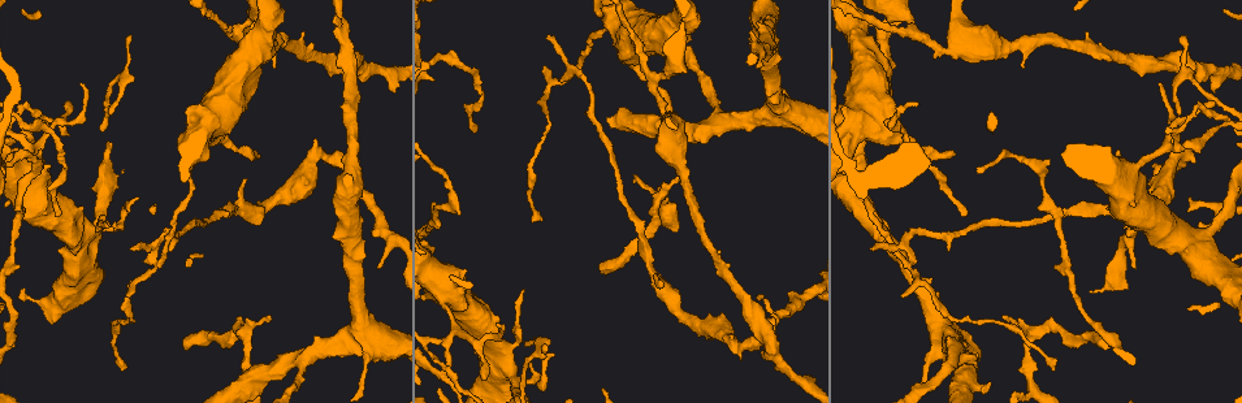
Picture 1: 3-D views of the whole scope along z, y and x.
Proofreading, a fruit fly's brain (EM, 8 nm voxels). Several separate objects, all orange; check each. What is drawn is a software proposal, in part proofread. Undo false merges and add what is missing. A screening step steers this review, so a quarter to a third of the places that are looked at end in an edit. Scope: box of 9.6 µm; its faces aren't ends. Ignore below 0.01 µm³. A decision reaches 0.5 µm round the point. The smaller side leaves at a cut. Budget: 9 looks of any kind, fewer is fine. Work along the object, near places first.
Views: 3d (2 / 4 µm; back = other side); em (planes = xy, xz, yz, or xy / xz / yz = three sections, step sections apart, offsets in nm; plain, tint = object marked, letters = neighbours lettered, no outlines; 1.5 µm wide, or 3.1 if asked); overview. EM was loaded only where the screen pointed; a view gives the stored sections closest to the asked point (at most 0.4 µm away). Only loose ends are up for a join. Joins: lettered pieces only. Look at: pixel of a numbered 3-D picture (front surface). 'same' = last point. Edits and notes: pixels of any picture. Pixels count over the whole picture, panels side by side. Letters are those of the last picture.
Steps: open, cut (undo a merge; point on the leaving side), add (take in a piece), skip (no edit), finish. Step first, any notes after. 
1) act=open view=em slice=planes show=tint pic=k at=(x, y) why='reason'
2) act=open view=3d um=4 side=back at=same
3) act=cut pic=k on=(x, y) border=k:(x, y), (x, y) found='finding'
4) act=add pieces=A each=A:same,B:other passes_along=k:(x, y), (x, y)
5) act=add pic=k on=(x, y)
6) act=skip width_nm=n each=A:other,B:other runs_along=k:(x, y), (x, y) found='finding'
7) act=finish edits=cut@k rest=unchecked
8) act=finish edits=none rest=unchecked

act=open view=em slice=planes show=letters pic=1 at=(651, 78) why='three-way junction'

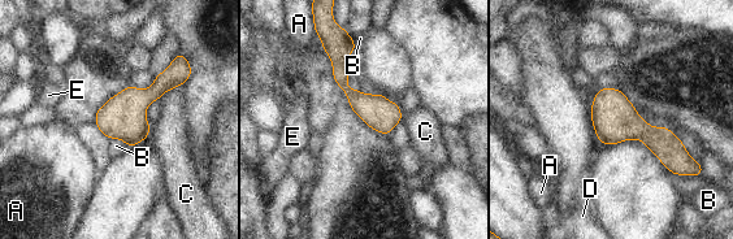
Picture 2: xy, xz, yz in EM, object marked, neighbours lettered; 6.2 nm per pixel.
act=skip longest_contact=C:170nm each=A:other,B:other,C:other,D:other,E:other border=2:(109, 139), (122, 139), (128, 147) found='continuous, no second neuron'

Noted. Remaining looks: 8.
act=open view=em slice=planes show=letters pic=1 at=(546, 351) why='branch stops here'

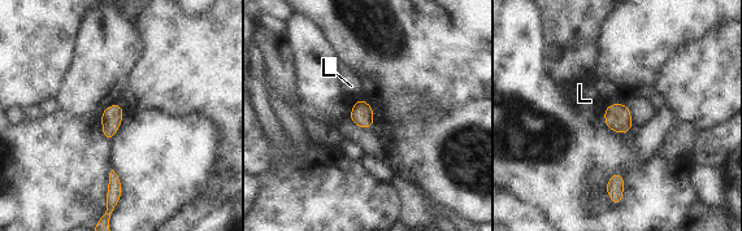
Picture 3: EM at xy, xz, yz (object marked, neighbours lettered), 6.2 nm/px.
act=skip width_nm=120 each=L:other border=3:(355, 99), (363, 100) found='none of them fits'

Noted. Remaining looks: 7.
act=open view=em slice=planes show=plain pic=1 at=(990, 387) why='stops while still wide'

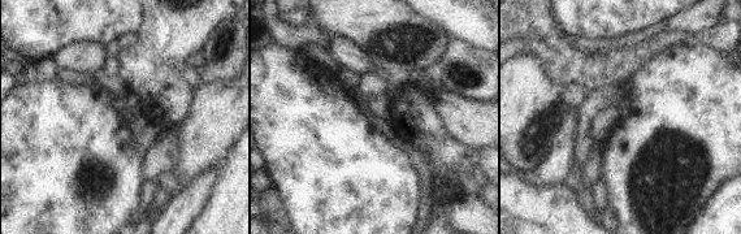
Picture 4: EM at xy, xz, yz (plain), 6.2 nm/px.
act=open view=em slice=planes show=letters at=same

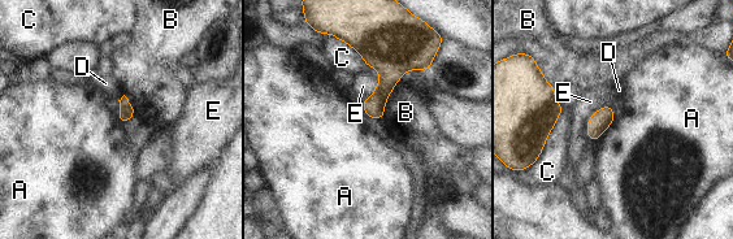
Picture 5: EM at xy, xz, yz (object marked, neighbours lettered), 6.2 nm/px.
act=skip longest_contact=C:360nm each=A:other,B:other,C:other,D:other,E:other border=5:(615, 118), (598, 139) found='none of them fits'

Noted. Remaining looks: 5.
act=open view=3d um=4 pic=1 at=(1200, 225) why='three arms meet'

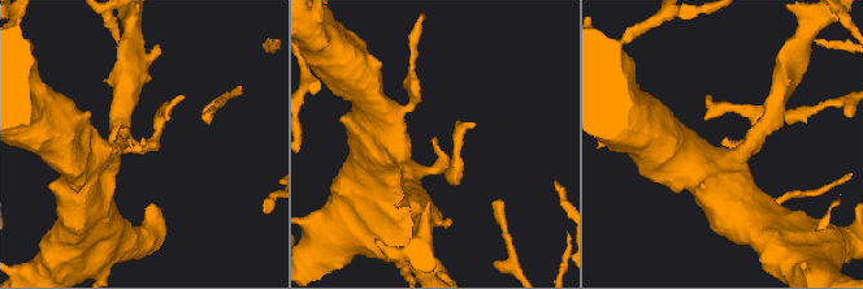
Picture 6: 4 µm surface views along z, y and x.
act=open view=em slice=planes show=letters pic=6 at=(725, 139) why='now the EM'

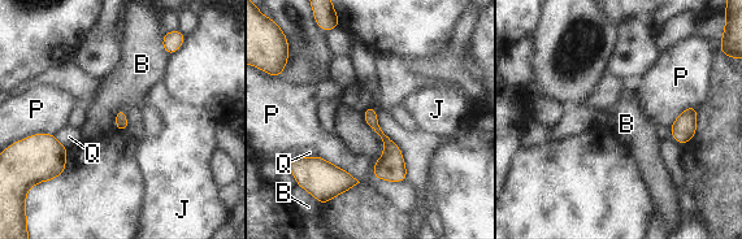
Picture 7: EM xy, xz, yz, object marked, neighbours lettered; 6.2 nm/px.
act=skip each=B:other,J:other,P:other,Q:other border=7:(163, 35), (163, 48), (169, 55) found='none of them fits'

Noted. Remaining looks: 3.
act=finish edits=none rest=unchecked

